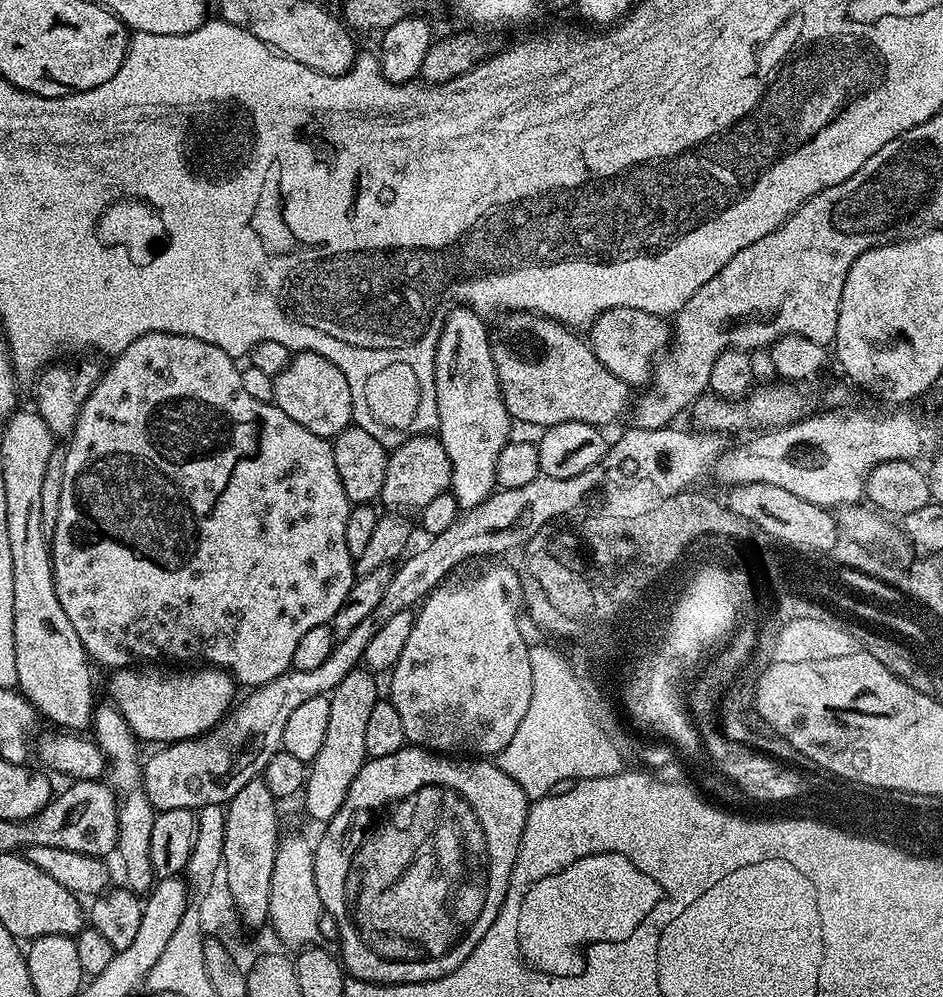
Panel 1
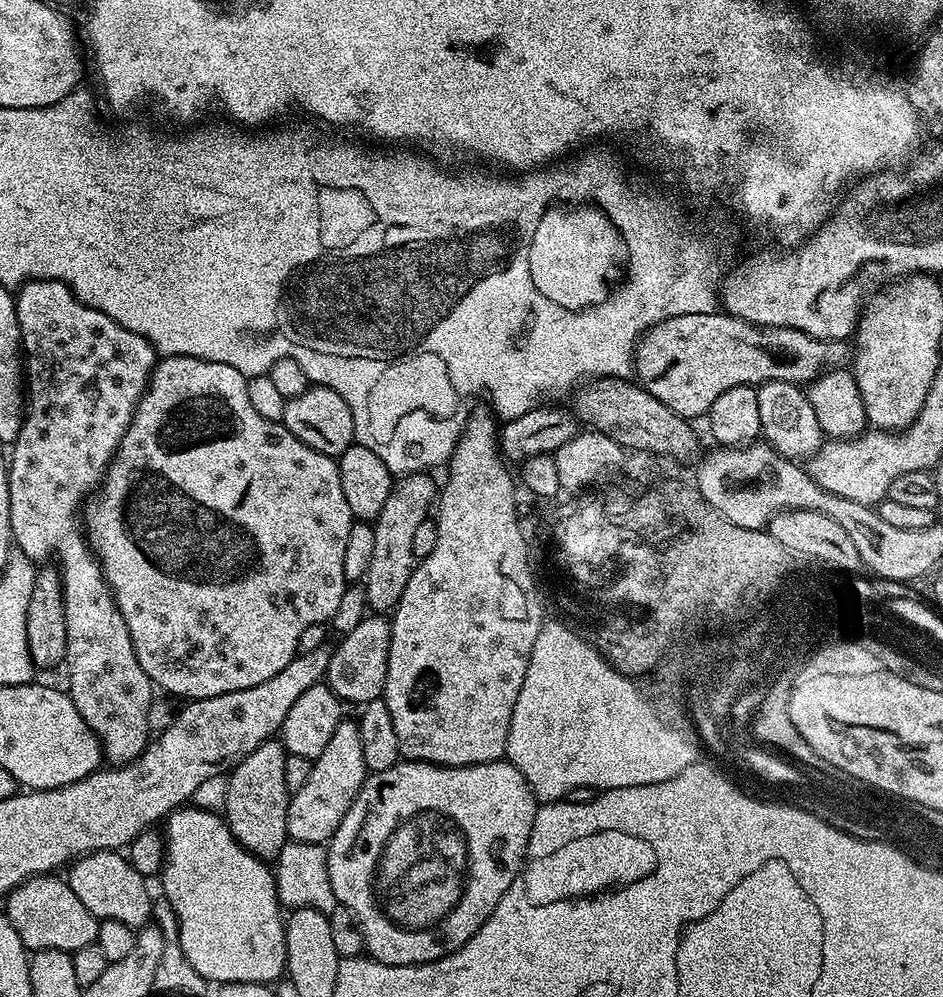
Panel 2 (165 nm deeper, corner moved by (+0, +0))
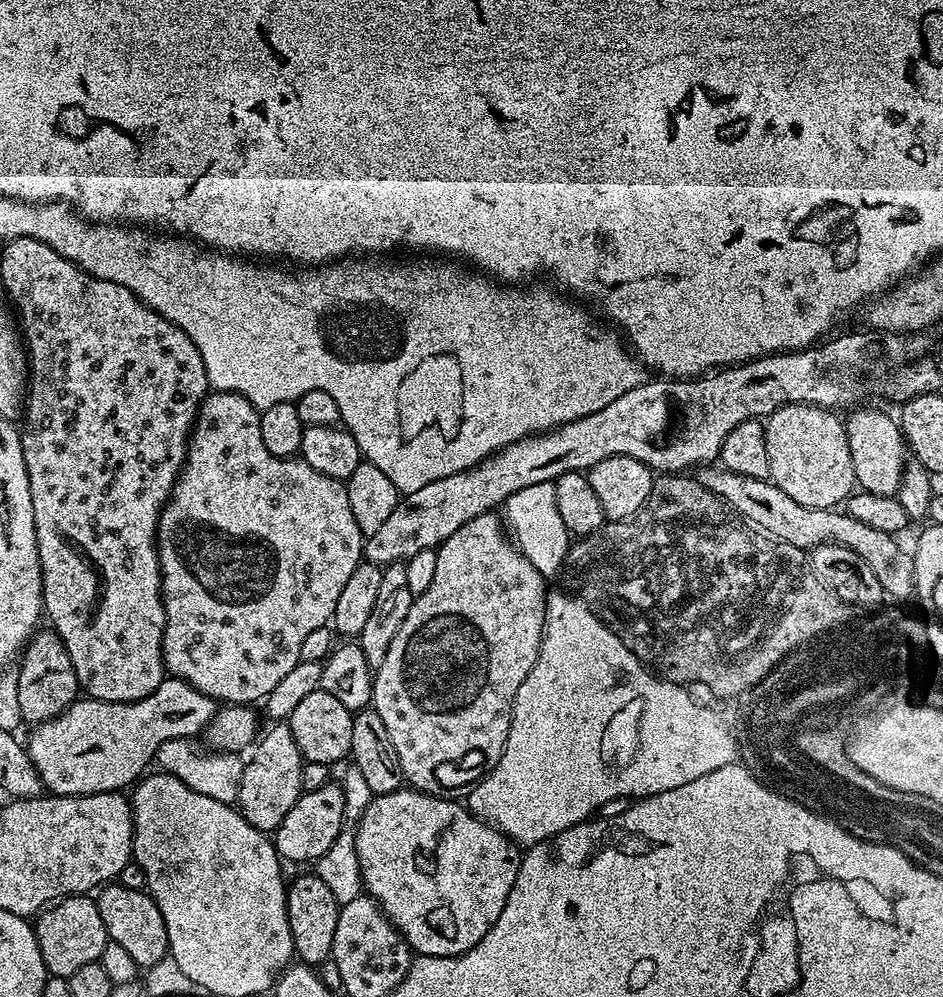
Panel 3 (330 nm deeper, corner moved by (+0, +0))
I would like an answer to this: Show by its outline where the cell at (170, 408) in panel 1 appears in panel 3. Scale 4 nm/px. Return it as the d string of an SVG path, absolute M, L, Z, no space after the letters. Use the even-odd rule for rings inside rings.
M217 392L205 395L200 401L190 435L186 440L186 455L178 472L178 479L170 492L170 503L161 511L156 526L156 557L160 560L160 586L164 599L164 645L162 655L165 669L175 679L197 688L211 700L223 702L228 706L252 706L255 700L263 701L301 662L302 641L313 630L325 627L338 606L338 597L346 587L350 574L362 562L366 537L358 530L354 522L354 513L350 511L350 498L343 480L335 480L310 466L302 458L285 458L270 454L266 442L262 442L260 412L246 397L238 392Z

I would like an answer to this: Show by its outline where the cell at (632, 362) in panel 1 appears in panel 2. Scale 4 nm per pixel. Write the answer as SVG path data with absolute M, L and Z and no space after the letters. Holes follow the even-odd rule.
M717 310L706 314L682 314L648 329L636 345L634 372L637 377L640 375L638 383L641 388L658 398L662 406L692 422L695 416L707 417L717 398L731 388L759 386L775 380L807 386L833 369L845 367L849 360L848 340L818 340L793 328L758 328Z

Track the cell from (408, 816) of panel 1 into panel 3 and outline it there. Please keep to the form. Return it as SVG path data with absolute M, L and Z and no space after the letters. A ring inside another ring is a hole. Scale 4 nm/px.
M401 786L397 792L373 795L371 799L360 816L360 825L354 828L363 891L380 905L413 953L461 956L498 922L514 878L518 878L521 849L499 828L473 816L463 803L443 800L440 794Z

